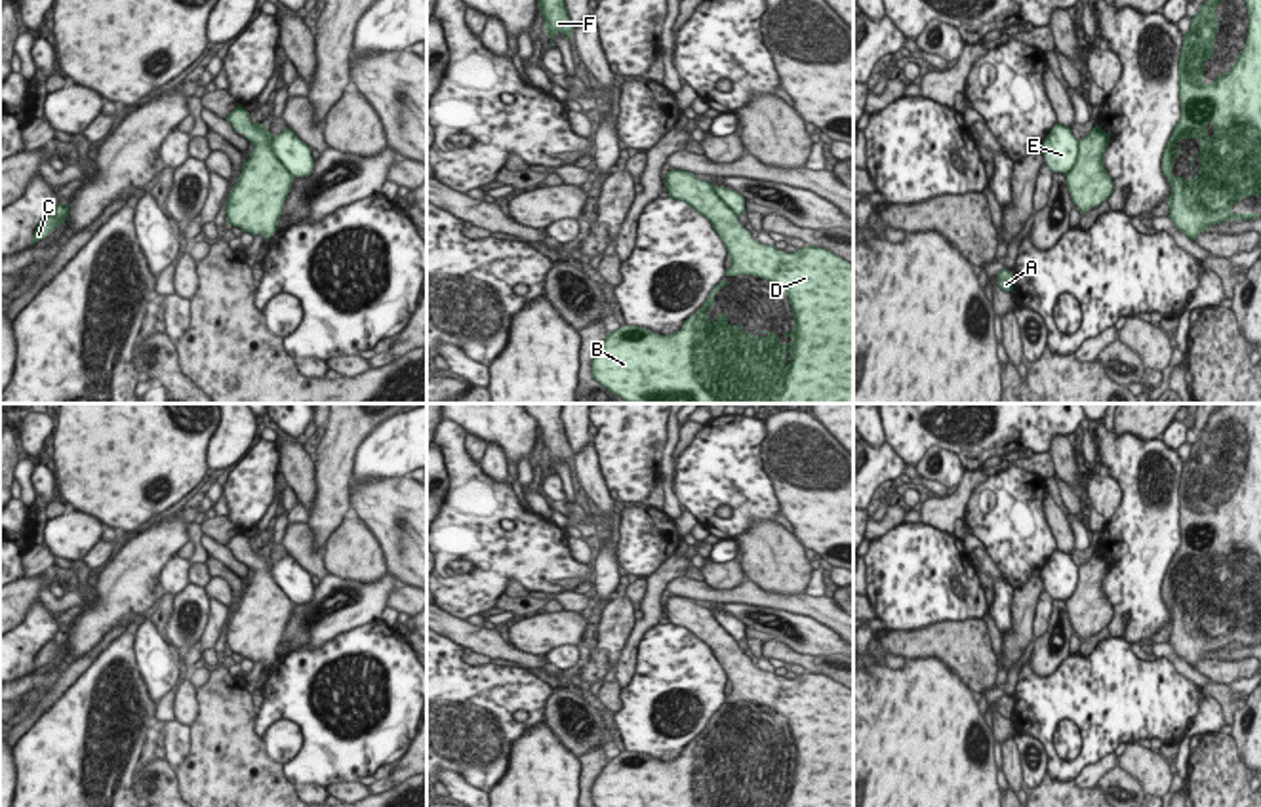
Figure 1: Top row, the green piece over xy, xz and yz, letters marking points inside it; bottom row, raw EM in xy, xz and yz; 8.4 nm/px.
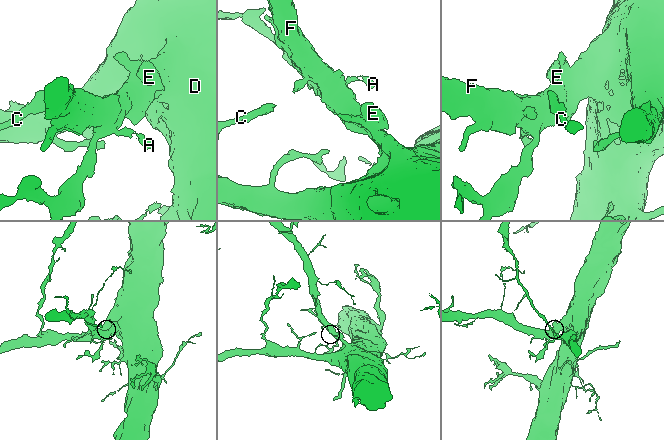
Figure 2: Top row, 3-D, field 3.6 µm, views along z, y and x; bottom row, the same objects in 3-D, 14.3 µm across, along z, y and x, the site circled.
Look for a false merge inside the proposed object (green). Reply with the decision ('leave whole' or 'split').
split

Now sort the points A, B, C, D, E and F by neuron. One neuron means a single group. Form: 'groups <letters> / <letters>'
groups A B C D F / E

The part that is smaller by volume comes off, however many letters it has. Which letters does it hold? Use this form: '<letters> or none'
E

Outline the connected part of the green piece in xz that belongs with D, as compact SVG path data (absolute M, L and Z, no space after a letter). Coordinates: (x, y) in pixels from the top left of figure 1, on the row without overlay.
M684 596L665 601L669 624L682 626L707 643L724 668L731 693L726 702L752 700L787 718L794 756L791 769L779 769L771 758L745 759L730 752L728 740L709 746L714 721L728 712L720 708L703 733L691 740L680 758L659 761L646 754L621 752L608 759L592 782L594 807L853 807L853 689L829 676L806 672L787 679L751 664L737 641L724 632L714 613Z

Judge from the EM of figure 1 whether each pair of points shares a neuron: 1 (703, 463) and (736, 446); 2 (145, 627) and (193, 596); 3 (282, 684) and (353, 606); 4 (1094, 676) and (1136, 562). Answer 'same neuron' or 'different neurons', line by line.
1: same neuron
2: different neurons
3: different neurons
4: different neurons

